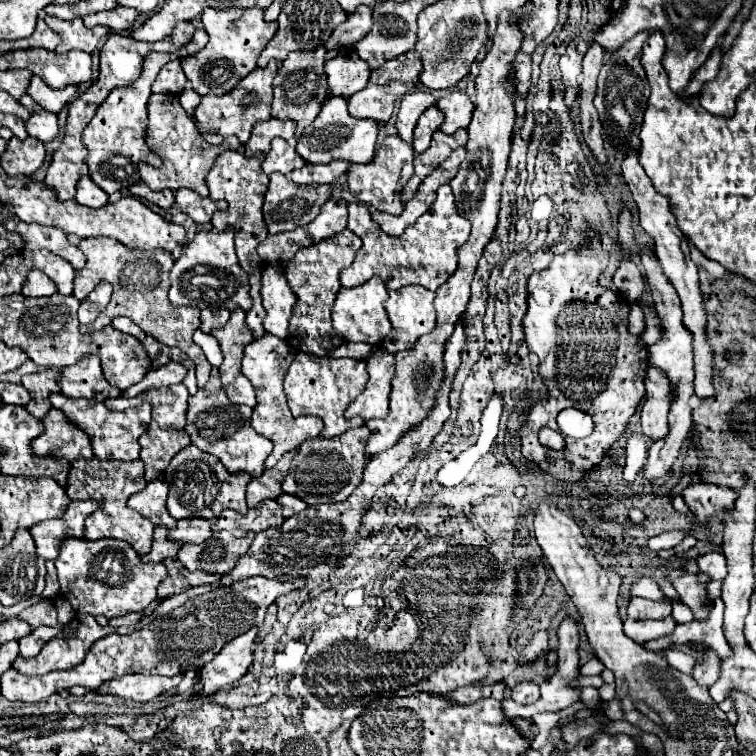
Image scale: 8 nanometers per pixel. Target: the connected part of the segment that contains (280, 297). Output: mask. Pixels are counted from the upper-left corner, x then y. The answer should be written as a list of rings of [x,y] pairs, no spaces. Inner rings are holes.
[[[264,266],[262,270],[262,306],[266,310],[266,318],[262,320],[262,326],[268,334],[278,336],[280,340],[286,340],[288,336],[288,318],[296,304],[296,296],[290,290],[290,284],[284,278],[284,272],[274,266]]]

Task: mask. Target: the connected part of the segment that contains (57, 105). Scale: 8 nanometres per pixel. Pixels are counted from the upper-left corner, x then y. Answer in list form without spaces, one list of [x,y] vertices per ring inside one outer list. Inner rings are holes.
[[[32,76],[32,78],[30,78],[30,86],[28,86],[28,94],[30,94],[44,110],[60,112],[60,108],[62,108],[68,100],[74,98],[76,86],[66,86],[66,88],[54,90],[54,88],[48,88],[42,78]]]

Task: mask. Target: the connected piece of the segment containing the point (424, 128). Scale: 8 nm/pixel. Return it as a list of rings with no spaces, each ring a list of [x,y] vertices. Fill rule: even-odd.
[[[430,106],[426,112],[422,112],[418,126],[414,130],[414,142],[412,142],[412,146],[418,154],[430,146],[430,138],[440,128],[442,122],[444,122],[444,116],[436,106]]]

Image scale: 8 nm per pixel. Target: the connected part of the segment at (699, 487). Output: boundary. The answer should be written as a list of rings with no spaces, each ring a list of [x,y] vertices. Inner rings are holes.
[[[696,482],[682,490],[684,501],[698,516],[696,524],[702,524],[702,520],[710,518],[712,514],[724,514],[726,508],[730,510],[736,500],[734,494],[736,492],[730,488],[720,488],[706,482]]]

